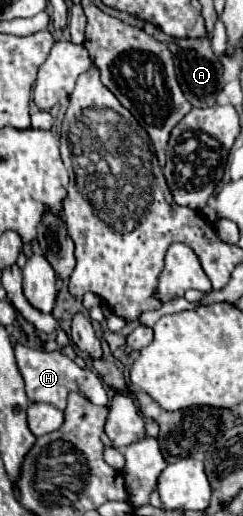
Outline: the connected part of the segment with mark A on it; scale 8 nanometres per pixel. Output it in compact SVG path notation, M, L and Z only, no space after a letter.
M157 29L153 33L153 37L157 41L161 41L161 43L165 43L167 49L177 59L175 71L177 71L177 79L179 79L181 91L183 91L183 95L187 95L187 101L191 101L195 107L213 105L215 97L223 89L225 81L223 81L223 65L221 65L219 57L213 53L209 37L203 37L203 39L173 39L173 37L163 35L161 29Z

